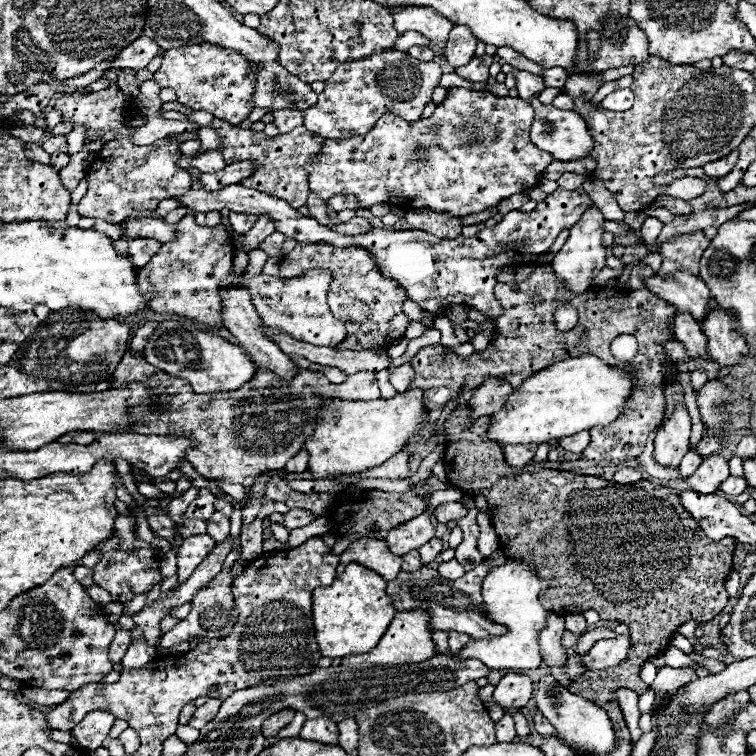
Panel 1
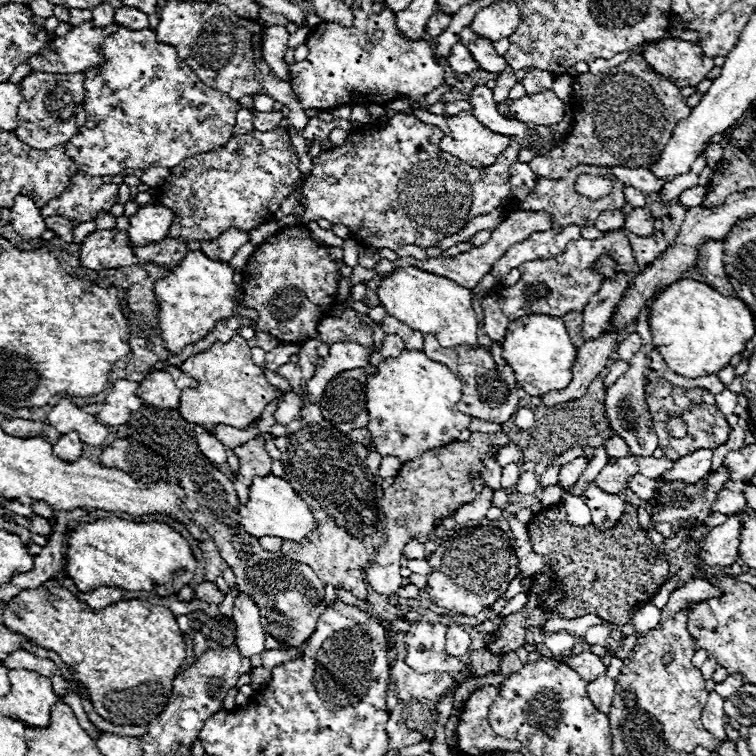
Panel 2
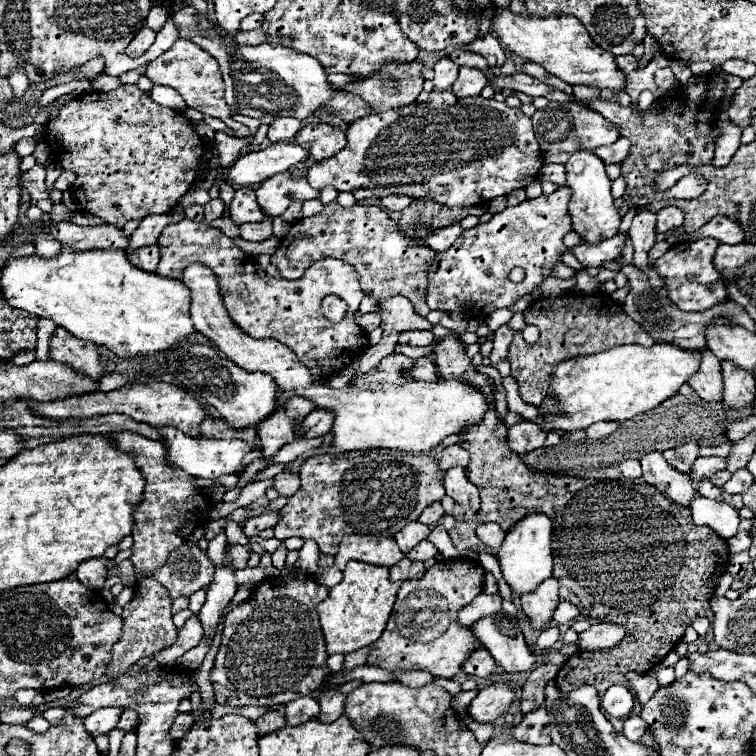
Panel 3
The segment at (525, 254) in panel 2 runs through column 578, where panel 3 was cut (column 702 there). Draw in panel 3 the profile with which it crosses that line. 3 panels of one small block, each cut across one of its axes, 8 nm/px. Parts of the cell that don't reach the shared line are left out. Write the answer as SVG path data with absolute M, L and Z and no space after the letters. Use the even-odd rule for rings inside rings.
M712 218L706 226L694 232L694 240L716 238L722 244L740 244L744 240L744 228L732 218Z

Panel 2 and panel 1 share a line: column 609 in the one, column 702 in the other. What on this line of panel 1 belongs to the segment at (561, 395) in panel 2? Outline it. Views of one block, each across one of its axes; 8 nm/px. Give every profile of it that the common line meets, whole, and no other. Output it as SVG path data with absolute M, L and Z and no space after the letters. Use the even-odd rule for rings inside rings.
M686 312L676 314L674 336L678 342L684 344L692 360L702 360L706 356L706 336L702 334L700 324L696 324L696 320L690 314Z

